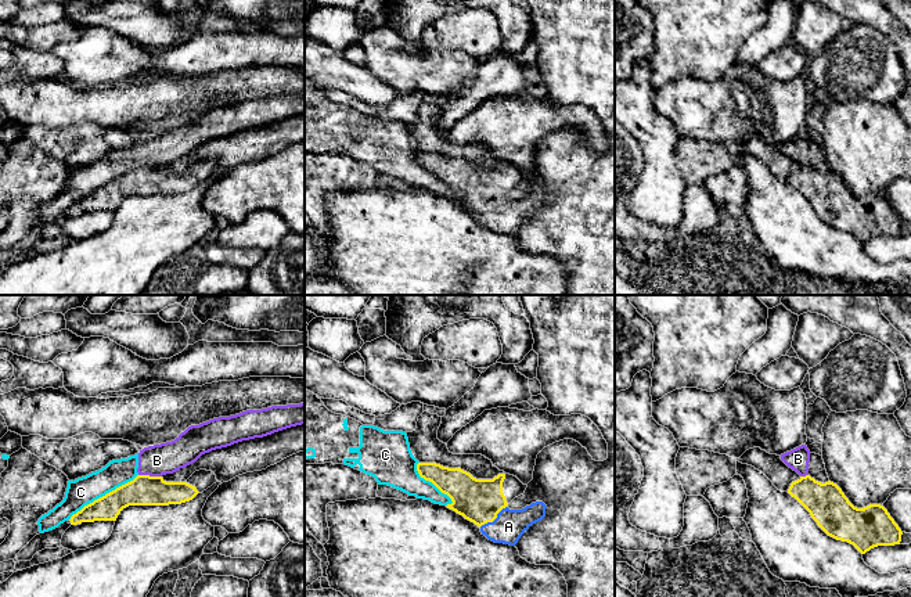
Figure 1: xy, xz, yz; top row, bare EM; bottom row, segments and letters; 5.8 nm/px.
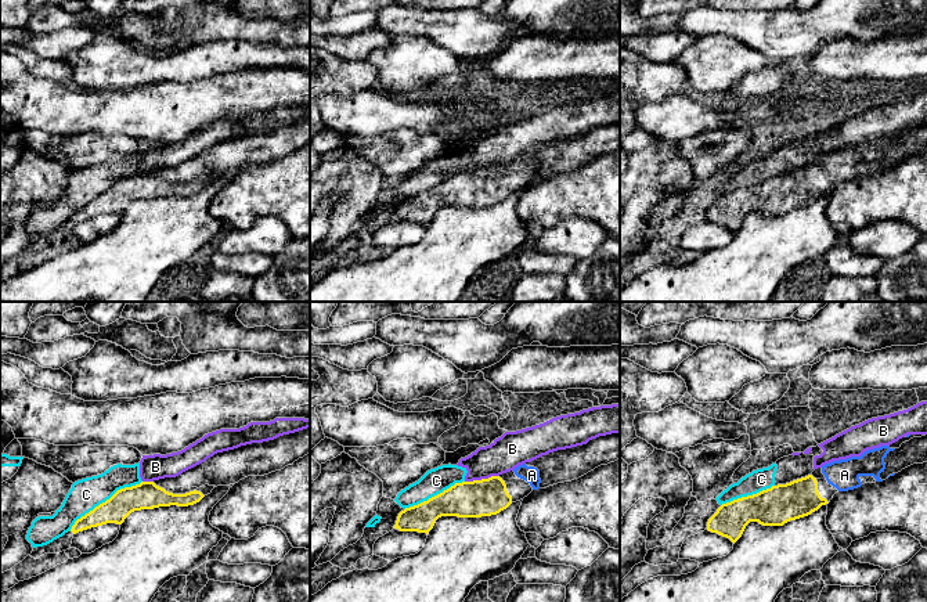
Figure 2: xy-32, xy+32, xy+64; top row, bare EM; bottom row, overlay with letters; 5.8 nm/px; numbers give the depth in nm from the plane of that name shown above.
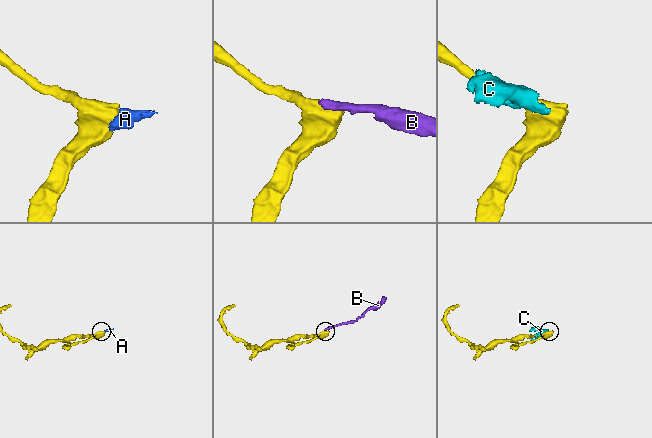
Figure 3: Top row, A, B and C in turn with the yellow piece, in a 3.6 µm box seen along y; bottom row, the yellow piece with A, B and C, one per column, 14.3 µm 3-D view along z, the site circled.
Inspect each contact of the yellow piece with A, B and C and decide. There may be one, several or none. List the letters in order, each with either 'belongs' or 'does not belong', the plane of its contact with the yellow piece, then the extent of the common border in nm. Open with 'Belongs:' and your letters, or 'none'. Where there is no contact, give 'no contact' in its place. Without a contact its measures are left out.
Belongs: A
A: belongs; meets yellow in xz; contact 200 nm long
B: does not belong; meets yellow in xy; contact 140 nm long
C: does not belong; meets yellow in xy; contact 480 nm long

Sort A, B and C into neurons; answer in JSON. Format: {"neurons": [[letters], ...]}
{"neurons": [["A"], ["B", "C"]]}

